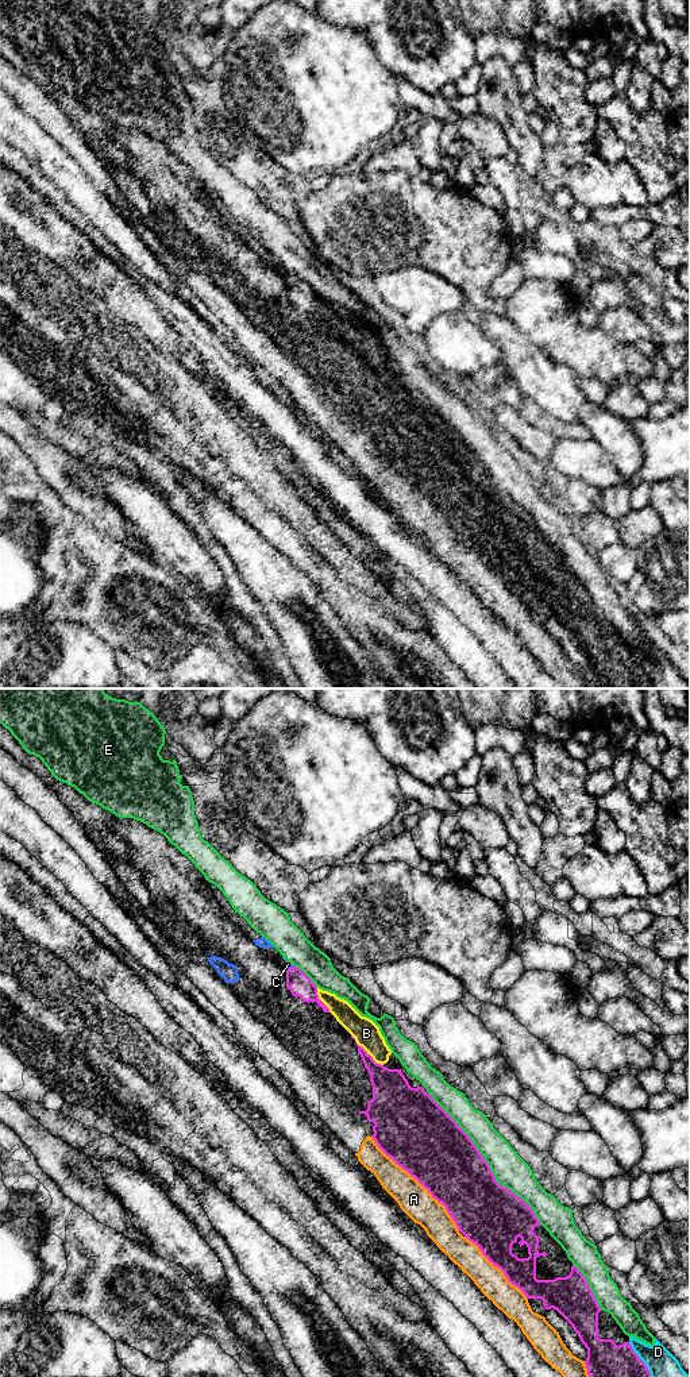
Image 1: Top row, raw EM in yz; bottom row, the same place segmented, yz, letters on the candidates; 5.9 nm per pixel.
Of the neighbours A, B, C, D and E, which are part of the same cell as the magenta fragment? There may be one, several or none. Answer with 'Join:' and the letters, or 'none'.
Join: C

